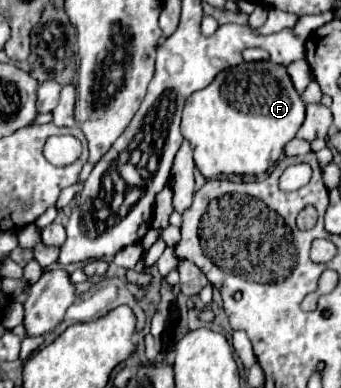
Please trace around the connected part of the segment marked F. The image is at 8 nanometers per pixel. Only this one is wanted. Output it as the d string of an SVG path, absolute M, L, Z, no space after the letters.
M243 62L215 76L215 80L191 94L183 108L181 134L193 148L195 164L199 172L209 180L217 176L261 176L265 174L279 158L283 158L283 148L289 140L295 138L299 126L305 120L305 104L293 88L285 66L273 62Z

